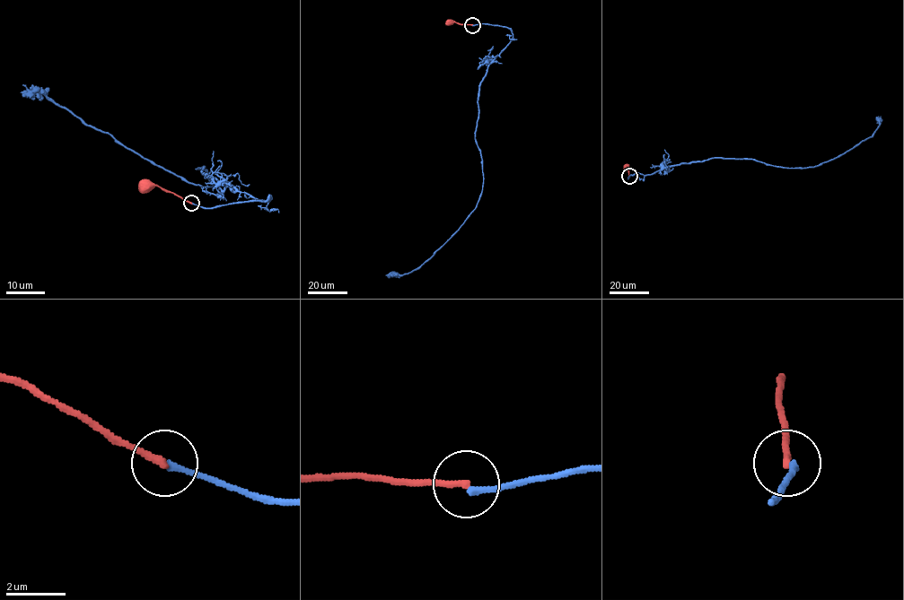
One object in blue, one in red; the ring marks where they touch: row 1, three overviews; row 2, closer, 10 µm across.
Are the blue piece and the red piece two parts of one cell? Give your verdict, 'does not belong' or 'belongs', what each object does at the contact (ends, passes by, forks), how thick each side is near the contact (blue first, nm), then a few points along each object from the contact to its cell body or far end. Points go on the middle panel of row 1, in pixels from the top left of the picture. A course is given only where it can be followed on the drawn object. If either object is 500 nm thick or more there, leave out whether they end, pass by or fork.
belongs; blue ends; red ends; calibres 240 and 240 nm; course blue (472, 25), (507, 27), (513, 36), (479, 88), (479, 198), (420, 265), (387, 276); course red (472, 25), (449, 21)

